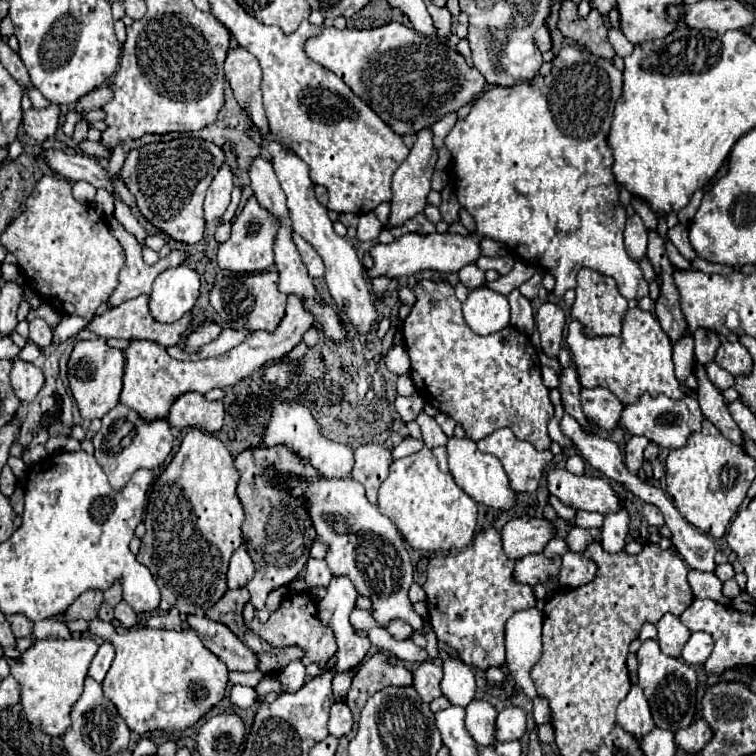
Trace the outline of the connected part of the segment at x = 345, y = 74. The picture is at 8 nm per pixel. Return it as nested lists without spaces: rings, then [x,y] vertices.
[[[399,22],[371,30],[337,30],[323,26],[317,36],[305,42],[305,54],[335,72],[401,136],[433,126],[447,112],[457,112],[479,94],[485,84],[481,72],[469,68],[459,52]]]

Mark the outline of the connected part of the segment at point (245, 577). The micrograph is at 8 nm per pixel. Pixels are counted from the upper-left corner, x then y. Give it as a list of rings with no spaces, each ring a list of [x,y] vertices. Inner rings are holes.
[[[239,546],[233,556],[231,556],[231,562],[229,562],[229,572],[227,572],[227,582],[229,582],[229,588],[235,590],[235,588],[241,588],[245,586],[255,574],[255,564],[251,560],[251,556],[247,554],[247,548],[245,546]]]

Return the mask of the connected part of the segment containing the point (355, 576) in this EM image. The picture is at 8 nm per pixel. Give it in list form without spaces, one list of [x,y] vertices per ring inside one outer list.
[[[315,478],[309,482],[289,480],[285,488],[295,496],[307,496],[307,510],[311,512],[317,538],[327,546],[325,560],[331,572],[351,576],[357,592],[373,602],[373,618],[381,626],[399,618],[405,620],[413,632],[425,636],[425,620],[413,610],[407,598],[409,586],[413,584],[413,566],[395,524],[367,500],[365,488],[353,478]]]

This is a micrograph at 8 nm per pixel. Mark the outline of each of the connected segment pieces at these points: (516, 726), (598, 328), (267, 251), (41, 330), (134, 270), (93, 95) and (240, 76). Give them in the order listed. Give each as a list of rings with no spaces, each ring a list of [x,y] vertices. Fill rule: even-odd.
[[[507,706],[497,716],[497,740],[519,740],[527,730],[527,714],[519,706]]]
[[[583,268],[577,274],[577,298],[571,308],[571,318],[581,322],[583,334],[589,338],[601,338],[601,336],[619,336],[621,334],[621,318],[627,312],[627,300],[619,294],[617,284],[611,276],[599,274],[591,268]]]
[[[251,198],[247,202],[247,206],[243,208],[243,212],[235,218],[231,238],[219,246],[219,252],[217,252],[219,268],[229,270],[229,272],[239,272],[239,274],[267,270],[269,266],[273,265],[273,248],[271,246],[273,246],[277,226],[279,224],[275,222],[275,218],[267,210],[259,208],[257,200]]]
[[[35,318],[35,320],[29,322],[29,338],[39,348],[47,348],[51,344],[51,340],[53,340],[53,330],[43,318]]]
[[[109,218],[107,224],[109,224],[111,234],[121,242],[121,246],[127,254],[127,264],[119,274],[119,286],[107,300],[107,304],[111,308],[115,308],[131,298],[137,298],[141,294],[151,294],[151,286],[163,270],[179,266],[189,258],[189,254],[183,250],[171,250],[171,254],[167,258],[161,258],[157,264],[149,266],[143,262],[143,254],[141,254],[141,246],[139,246],[137,238],[131,232],[127,232],[117,218]]]
[[[105,84],[105,86],[101,86],[101,88],[97,88],[97,90],[89,92],[87,96],[83,96],[83,98],[77,102],[75,110],[77,110],[77,112],[99,110],[99,108],[101,108],[101,106],[105,106],[105,104],[107,104],[111,98],[113,98],[111,86],[109,86],[109,84]]]
[[[237,48],[229,50],[229,56],[225,60],[225,76],[233,88],[233,94],[241,108],[245,108],[247,116],[253,120],[253,124],[263,132],[269,134],[269,124],[263,110],[261,100],[261,66],[247,50]]]

